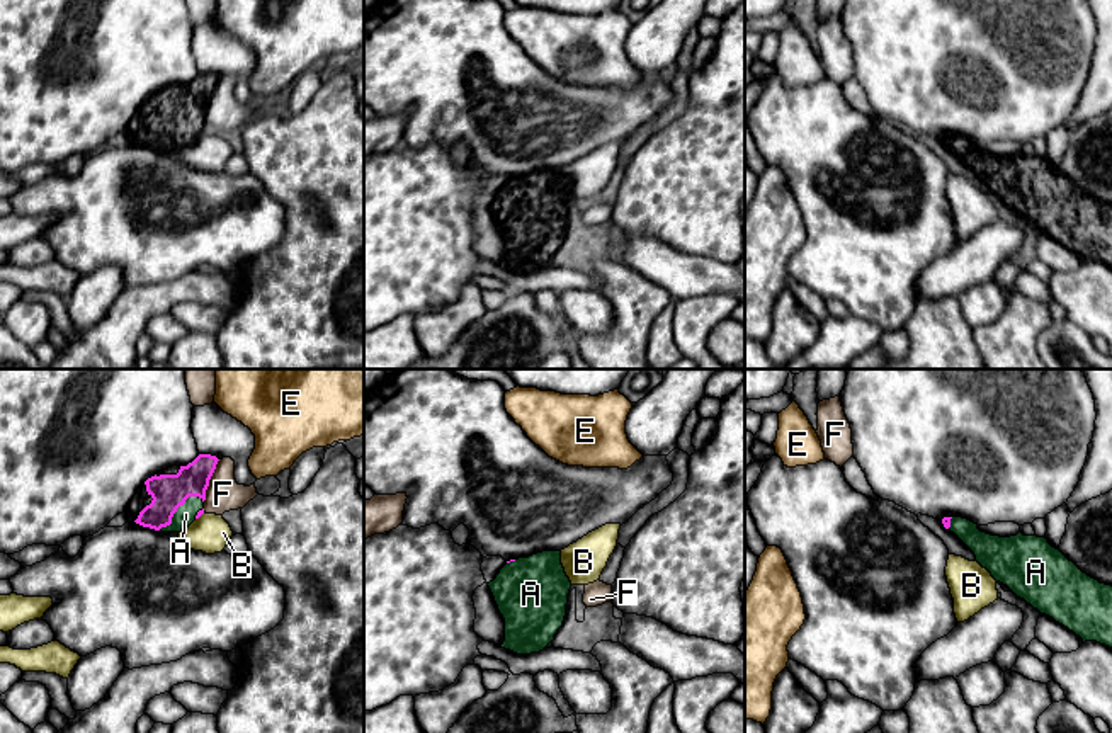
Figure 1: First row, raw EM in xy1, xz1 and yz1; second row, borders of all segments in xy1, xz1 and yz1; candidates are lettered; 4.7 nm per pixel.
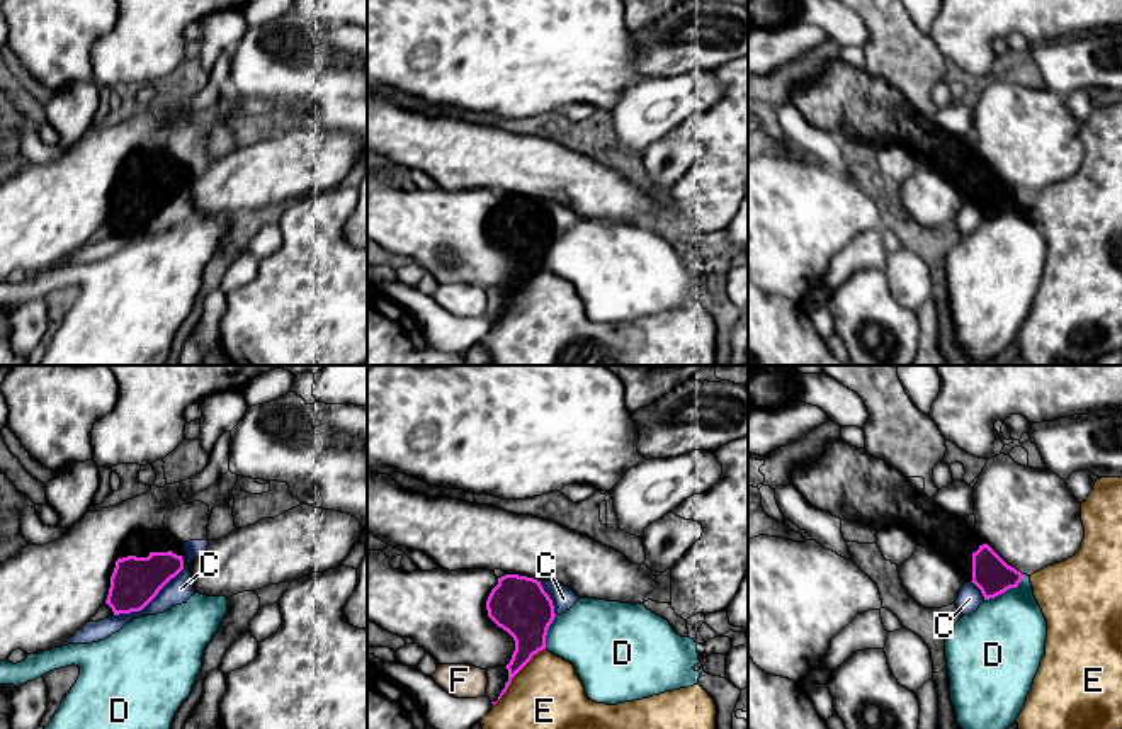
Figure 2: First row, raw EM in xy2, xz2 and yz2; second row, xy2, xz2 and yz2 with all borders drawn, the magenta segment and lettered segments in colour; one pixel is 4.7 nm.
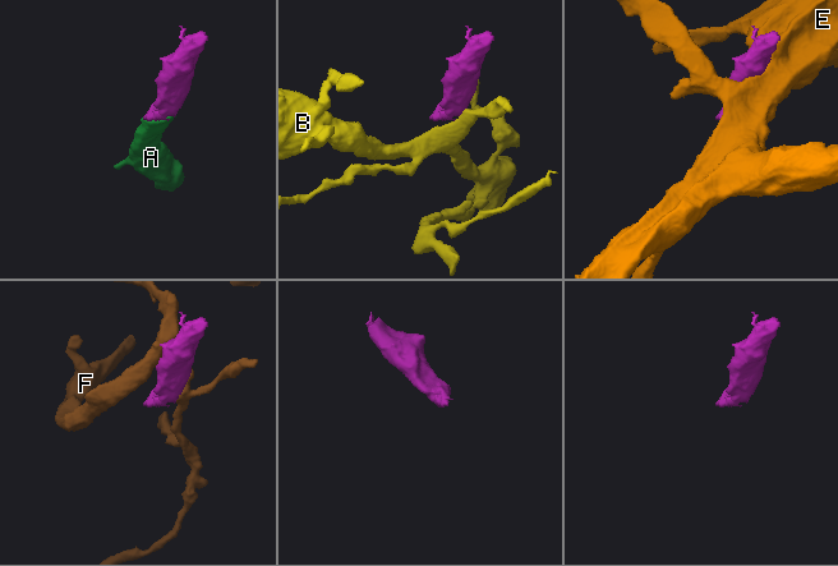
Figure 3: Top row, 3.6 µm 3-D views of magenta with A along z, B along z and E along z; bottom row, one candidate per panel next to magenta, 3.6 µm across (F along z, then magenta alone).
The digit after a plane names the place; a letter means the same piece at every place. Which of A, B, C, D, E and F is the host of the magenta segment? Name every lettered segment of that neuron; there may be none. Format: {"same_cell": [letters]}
{"same_cell": ["A"]}

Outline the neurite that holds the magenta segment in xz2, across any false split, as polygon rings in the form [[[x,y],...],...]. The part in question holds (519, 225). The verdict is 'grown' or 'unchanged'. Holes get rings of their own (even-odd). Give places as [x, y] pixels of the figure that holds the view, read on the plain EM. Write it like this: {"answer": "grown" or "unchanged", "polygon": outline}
{"answer": "unchanged", "polygon": [[[518,194],[498,197],[498,204],[486,219],[488,236],[515,260],[515,270],[508,289],[508,301],[498,319],[507,311],[512,297],[532,279],[534,274],[546,268],[547,248],[556,233],[549,214],[541,201]]]}

